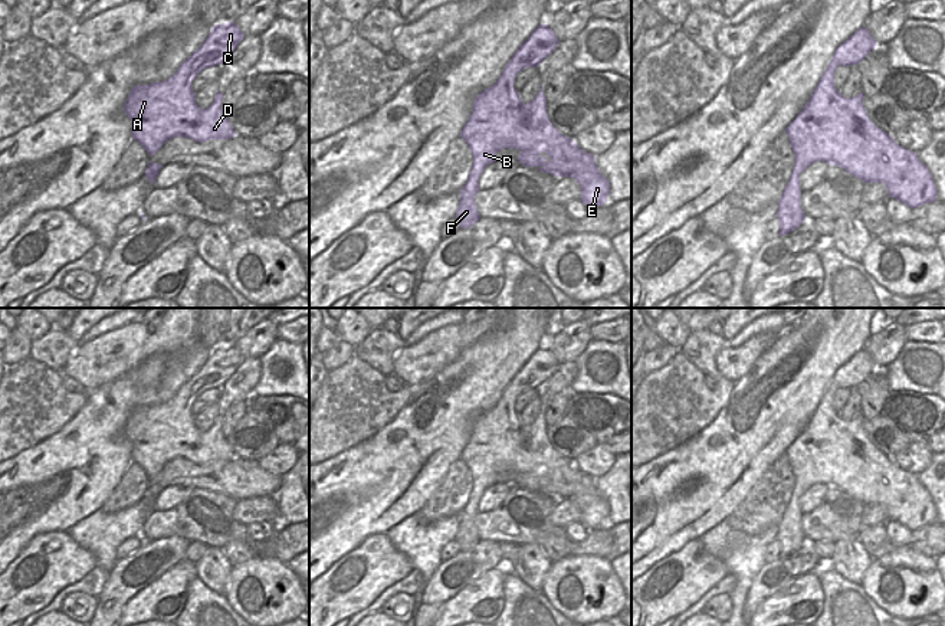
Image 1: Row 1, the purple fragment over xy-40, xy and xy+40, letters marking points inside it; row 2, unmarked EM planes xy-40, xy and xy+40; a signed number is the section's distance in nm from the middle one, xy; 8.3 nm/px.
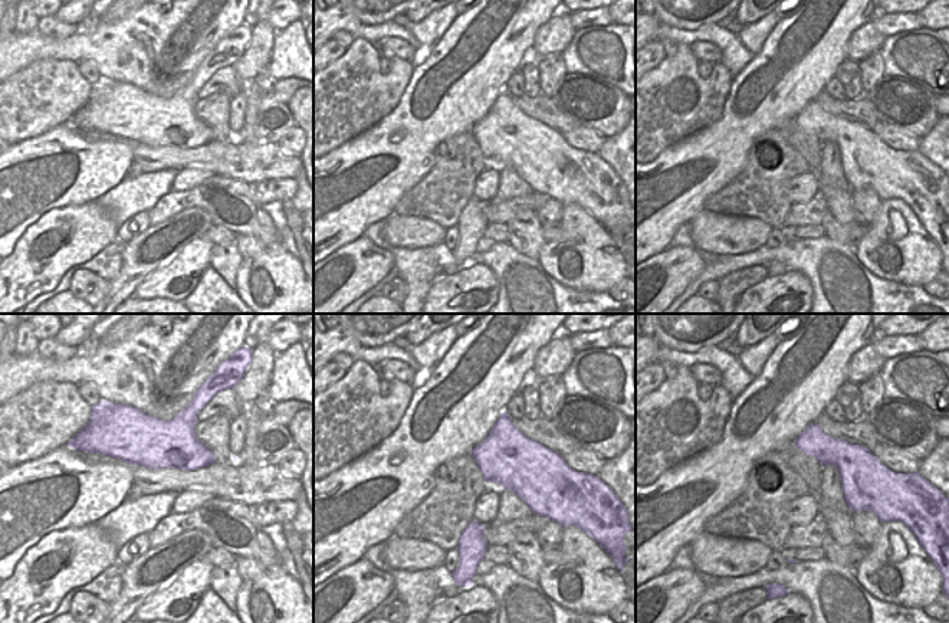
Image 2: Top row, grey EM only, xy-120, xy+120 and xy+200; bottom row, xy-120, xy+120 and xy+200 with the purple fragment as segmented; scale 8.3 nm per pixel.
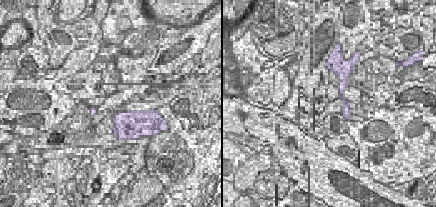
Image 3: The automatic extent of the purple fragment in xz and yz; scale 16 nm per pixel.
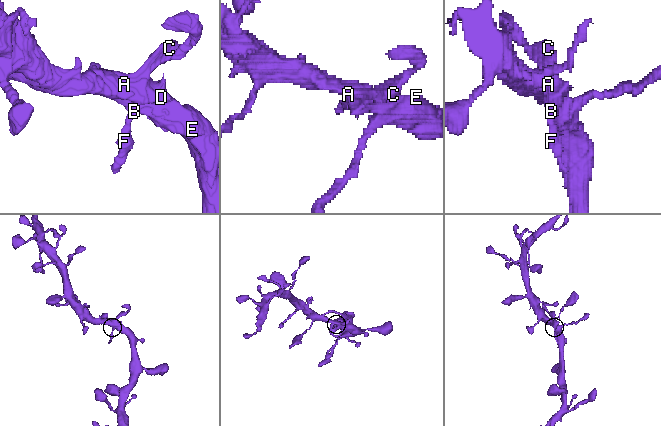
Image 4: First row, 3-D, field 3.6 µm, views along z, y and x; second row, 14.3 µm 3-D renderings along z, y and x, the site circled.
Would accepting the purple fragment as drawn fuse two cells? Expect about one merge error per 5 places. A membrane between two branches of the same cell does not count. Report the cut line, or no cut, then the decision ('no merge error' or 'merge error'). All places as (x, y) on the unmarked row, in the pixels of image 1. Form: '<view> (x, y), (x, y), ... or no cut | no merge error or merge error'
no cut | no merge error

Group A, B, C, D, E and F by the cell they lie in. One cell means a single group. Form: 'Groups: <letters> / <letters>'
Groups: A B C D E F

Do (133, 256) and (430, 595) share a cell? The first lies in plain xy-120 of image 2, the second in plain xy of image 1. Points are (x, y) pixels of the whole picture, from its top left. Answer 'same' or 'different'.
same

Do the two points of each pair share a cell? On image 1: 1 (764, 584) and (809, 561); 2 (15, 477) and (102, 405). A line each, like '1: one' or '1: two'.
1: one
2: one

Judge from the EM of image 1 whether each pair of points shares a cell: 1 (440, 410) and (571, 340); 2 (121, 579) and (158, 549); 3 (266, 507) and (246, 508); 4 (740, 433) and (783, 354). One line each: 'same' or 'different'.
1: different
2: same
3: same
4: same

